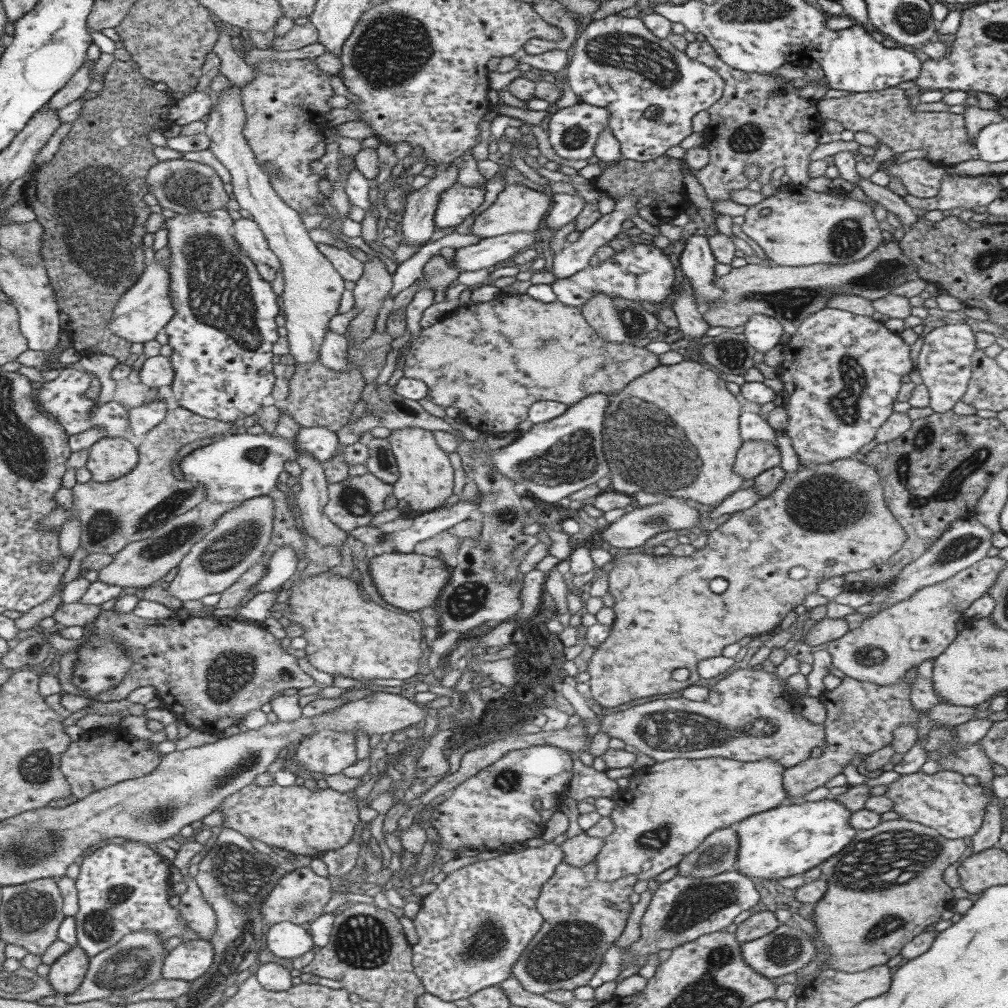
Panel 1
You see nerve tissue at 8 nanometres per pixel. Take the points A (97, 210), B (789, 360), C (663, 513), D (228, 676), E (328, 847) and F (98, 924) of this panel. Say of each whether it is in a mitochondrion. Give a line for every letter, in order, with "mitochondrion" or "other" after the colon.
A: mitochondrion
B: other
C: mitochondrion
D: mitochondrion
E: other
F: mitochondrion

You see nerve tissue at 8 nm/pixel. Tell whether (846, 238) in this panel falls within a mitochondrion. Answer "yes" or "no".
yes

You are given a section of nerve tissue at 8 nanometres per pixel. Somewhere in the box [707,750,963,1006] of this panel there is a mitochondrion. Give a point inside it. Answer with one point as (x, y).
(895, 856)

